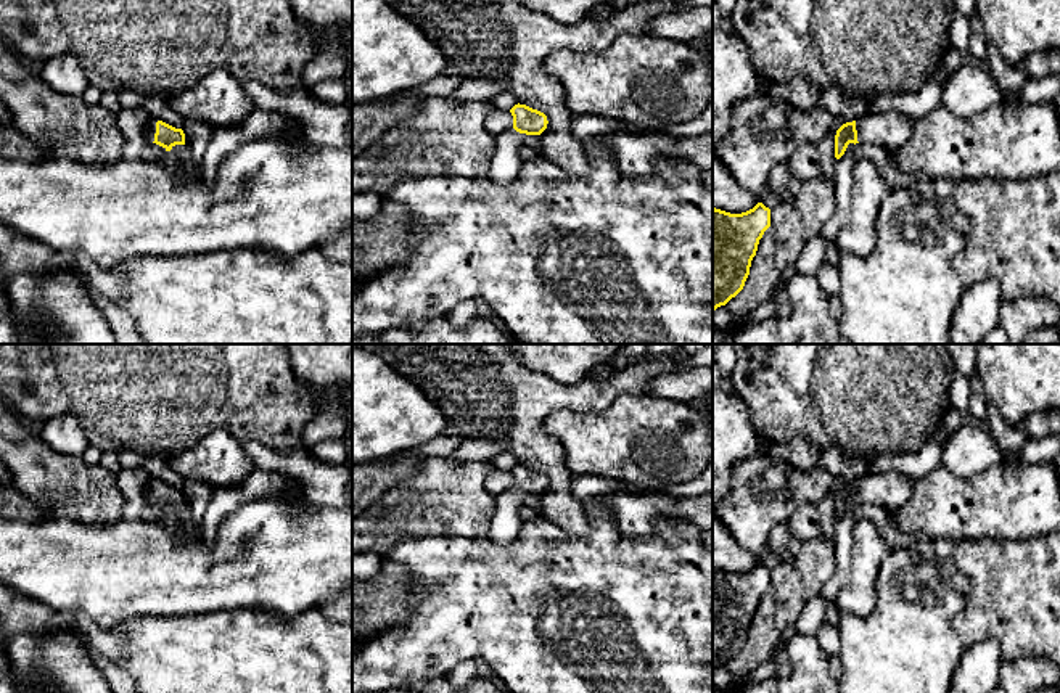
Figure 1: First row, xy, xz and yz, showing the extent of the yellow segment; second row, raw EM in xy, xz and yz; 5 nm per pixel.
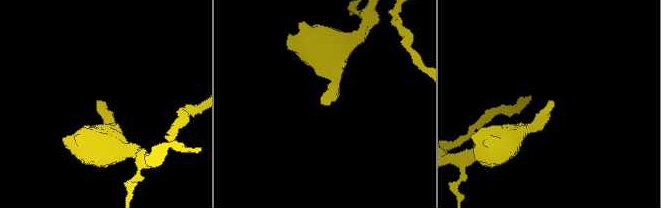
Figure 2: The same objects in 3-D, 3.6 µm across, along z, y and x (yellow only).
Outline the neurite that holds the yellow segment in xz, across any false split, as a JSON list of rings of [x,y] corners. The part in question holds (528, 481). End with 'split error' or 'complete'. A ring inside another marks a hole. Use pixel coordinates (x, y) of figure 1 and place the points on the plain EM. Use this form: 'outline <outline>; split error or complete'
outline [[[515,465],[510,470],[513,487],[495,497],[495,513],[489,527],[487,539],[492,543],[510,543],[520,532],[523,519],[520,510],[529,495],[540,495],[547,489],[547,476],[526,465]]]; split error

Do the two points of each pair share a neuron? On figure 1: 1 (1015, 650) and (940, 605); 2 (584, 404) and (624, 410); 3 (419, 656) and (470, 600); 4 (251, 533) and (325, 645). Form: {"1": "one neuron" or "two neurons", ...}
{"1": "two neurons", "2": "two neurons", "3": "one neuron", "4": "two neurons"}

